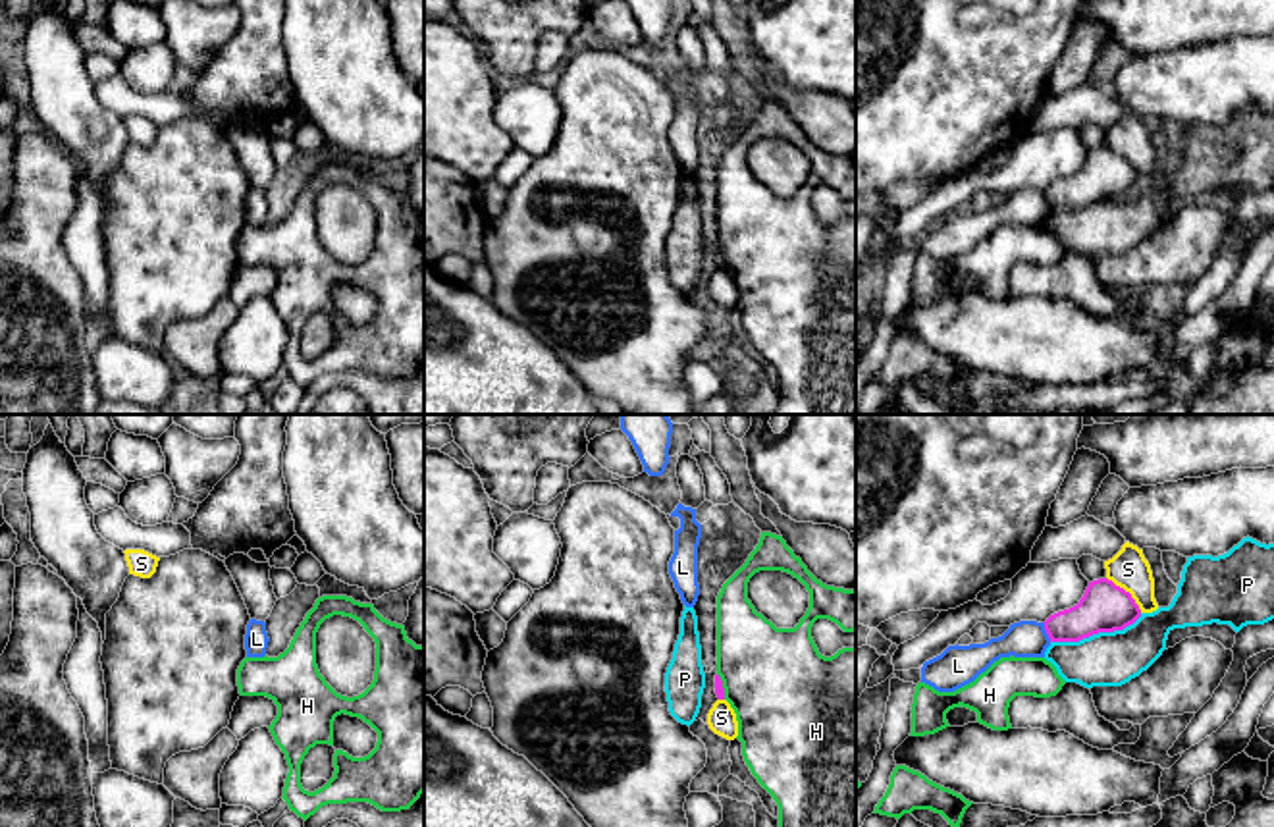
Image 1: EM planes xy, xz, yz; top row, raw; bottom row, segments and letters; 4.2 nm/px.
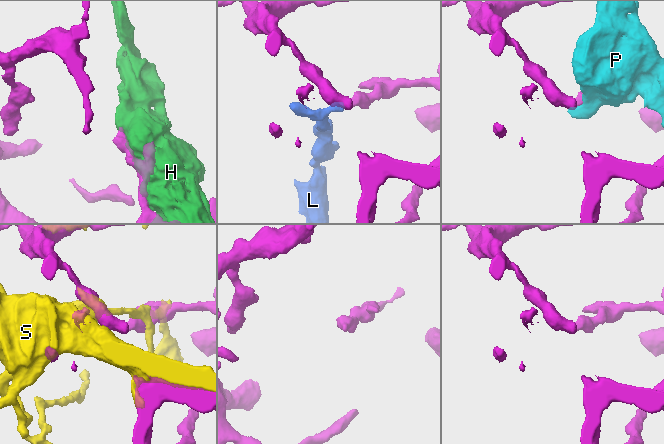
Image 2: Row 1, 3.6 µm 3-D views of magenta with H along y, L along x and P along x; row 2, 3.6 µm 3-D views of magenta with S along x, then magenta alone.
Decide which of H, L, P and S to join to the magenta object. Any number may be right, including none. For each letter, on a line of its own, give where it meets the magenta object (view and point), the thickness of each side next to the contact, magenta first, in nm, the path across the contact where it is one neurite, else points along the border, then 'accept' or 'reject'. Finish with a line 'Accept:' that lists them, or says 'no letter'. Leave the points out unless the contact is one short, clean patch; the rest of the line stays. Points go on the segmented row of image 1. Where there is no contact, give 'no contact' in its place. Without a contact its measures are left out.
H: xz (721, 687) | 50/440 nm | reject
L: yz (1047, 633) | 190/160 nm | along yz (1043, 623), (1051, 640) | reject
P: yz (1095, 633) | 200/220 nm | reject
S: yz (1128, 592) | 200/160 nm | reject
Accept: no letter

